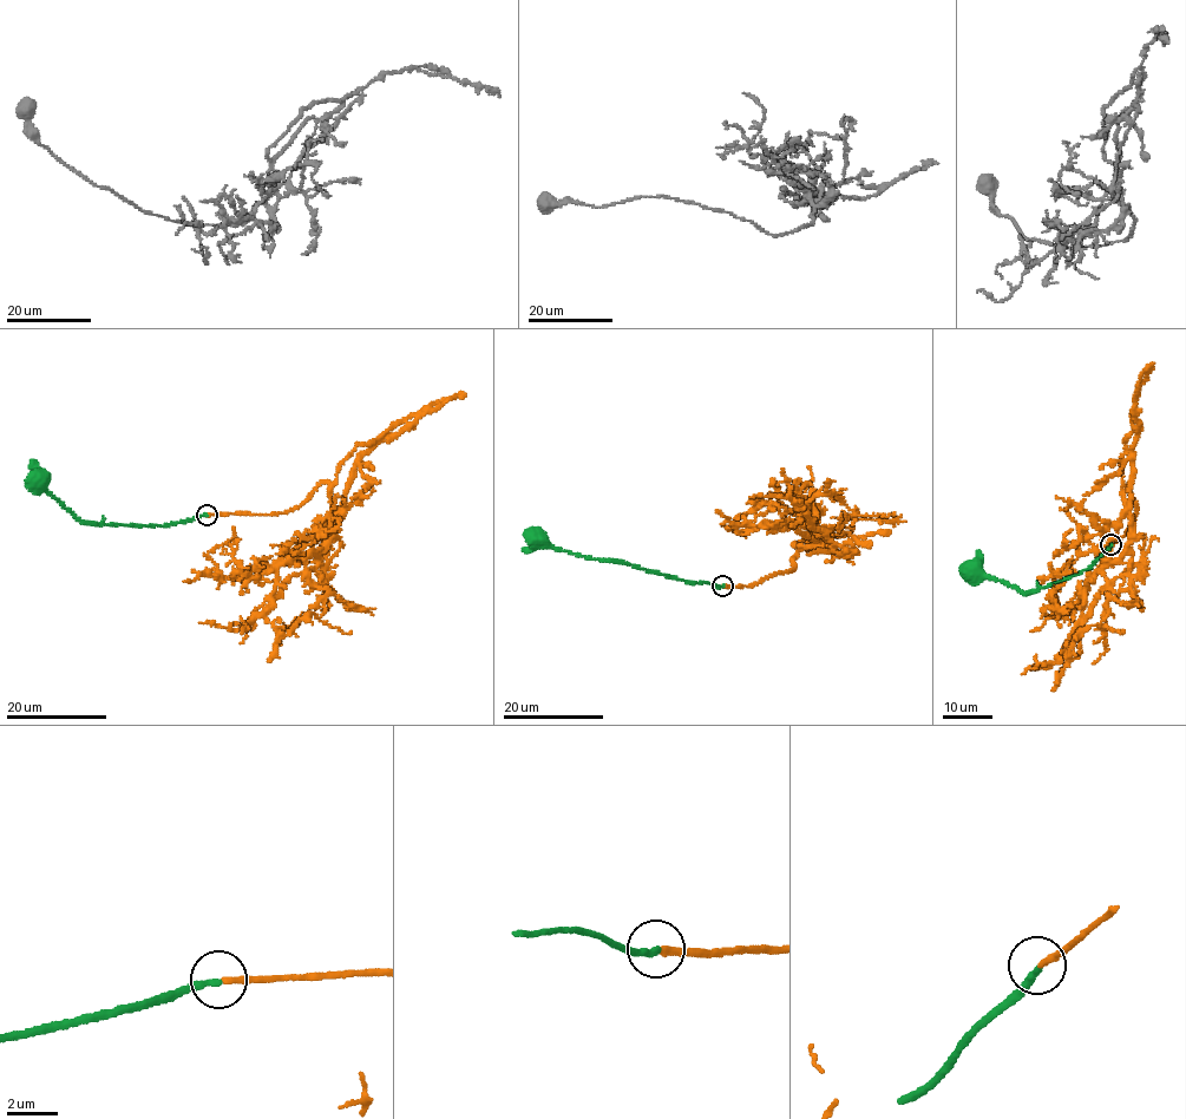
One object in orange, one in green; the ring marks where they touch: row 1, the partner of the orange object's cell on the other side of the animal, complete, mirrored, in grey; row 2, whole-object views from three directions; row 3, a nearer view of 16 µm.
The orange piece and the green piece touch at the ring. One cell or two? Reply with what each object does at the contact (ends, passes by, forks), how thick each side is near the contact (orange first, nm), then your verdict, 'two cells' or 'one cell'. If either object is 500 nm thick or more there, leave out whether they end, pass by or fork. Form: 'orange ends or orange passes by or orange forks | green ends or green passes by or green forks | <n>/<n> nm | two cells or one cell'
orange ends | green ends | 240/260 nm | one cell

